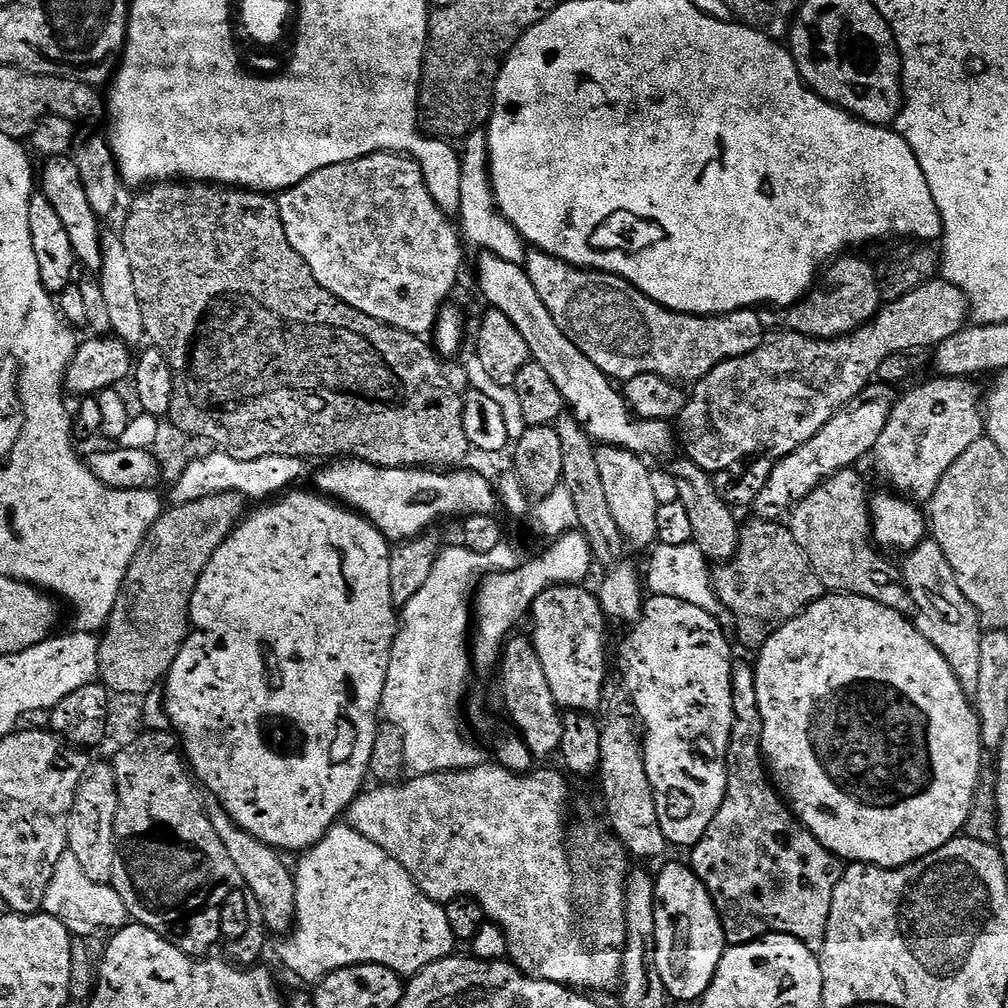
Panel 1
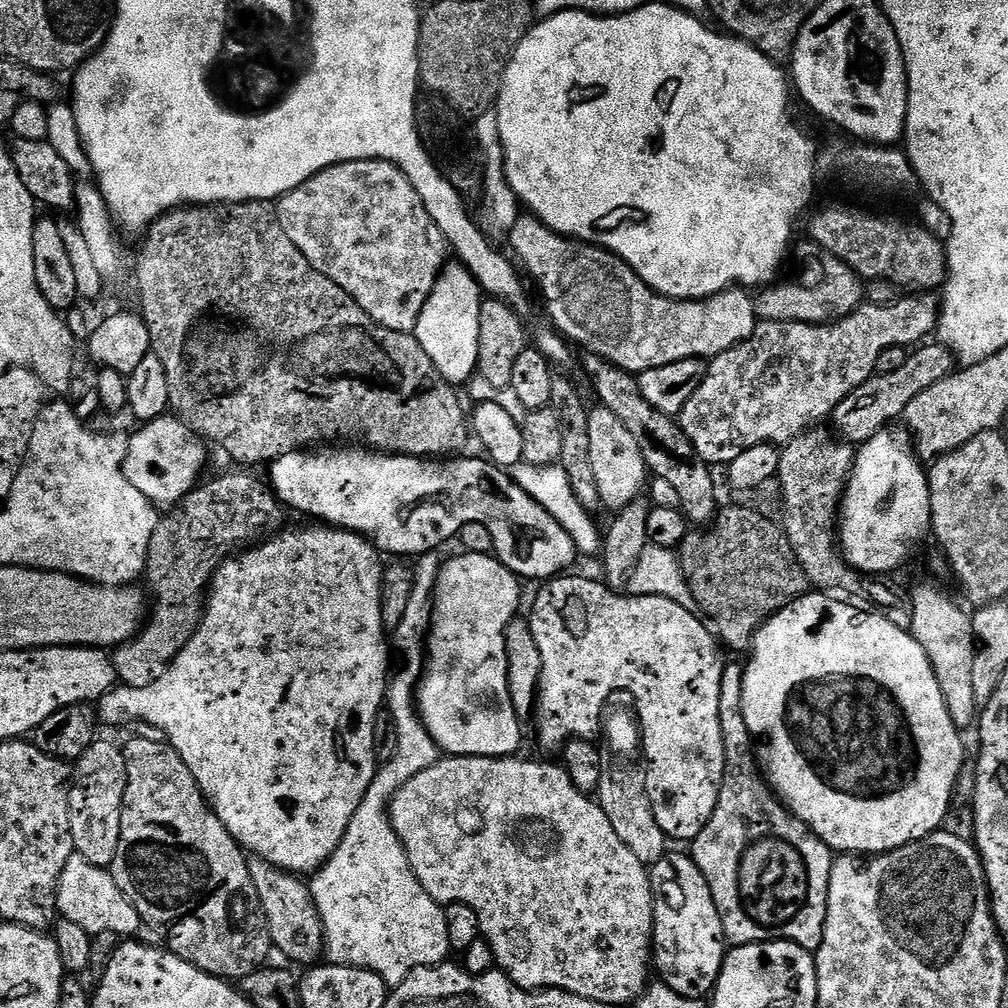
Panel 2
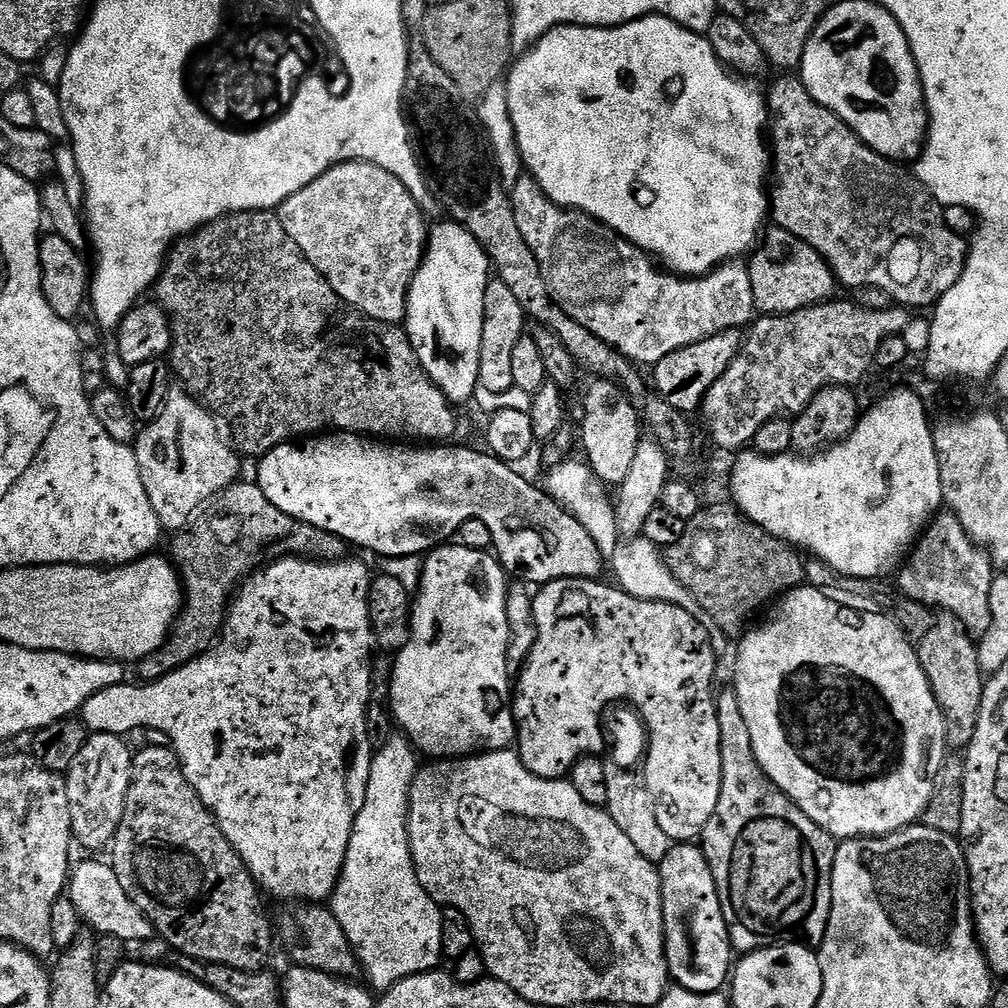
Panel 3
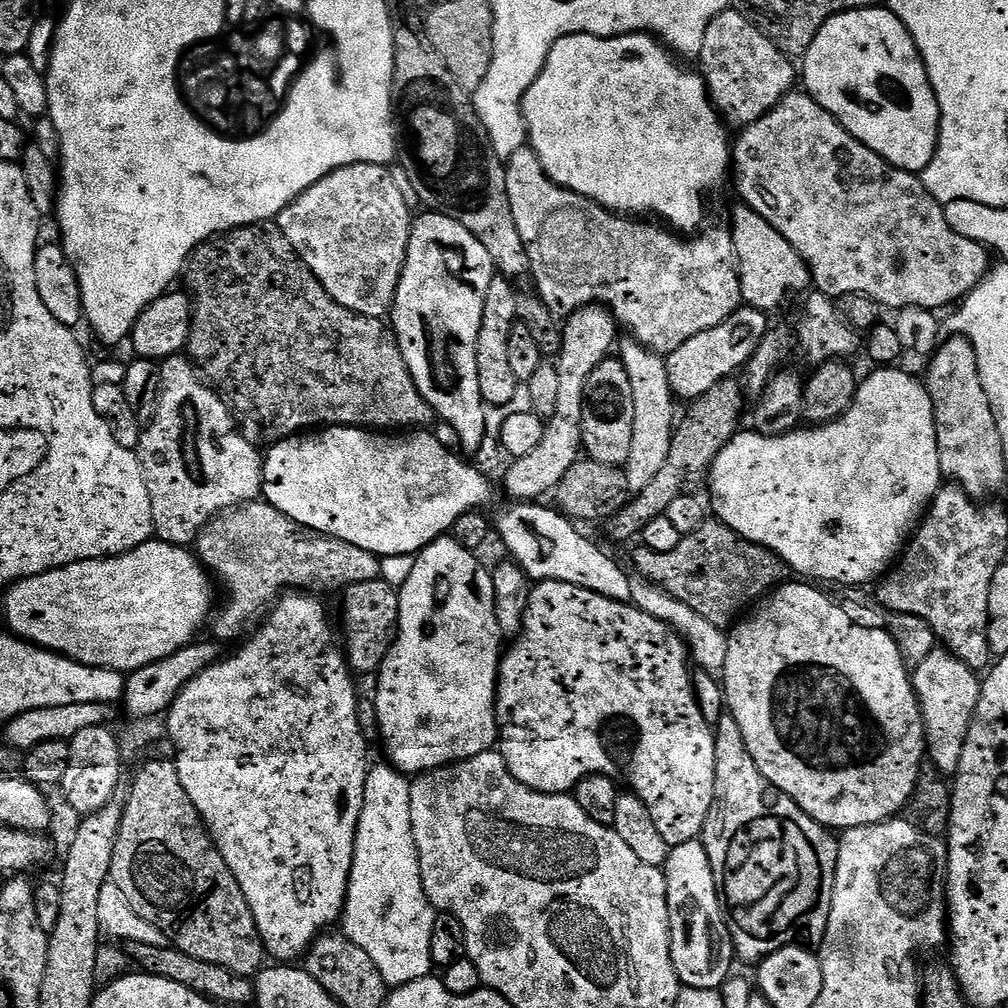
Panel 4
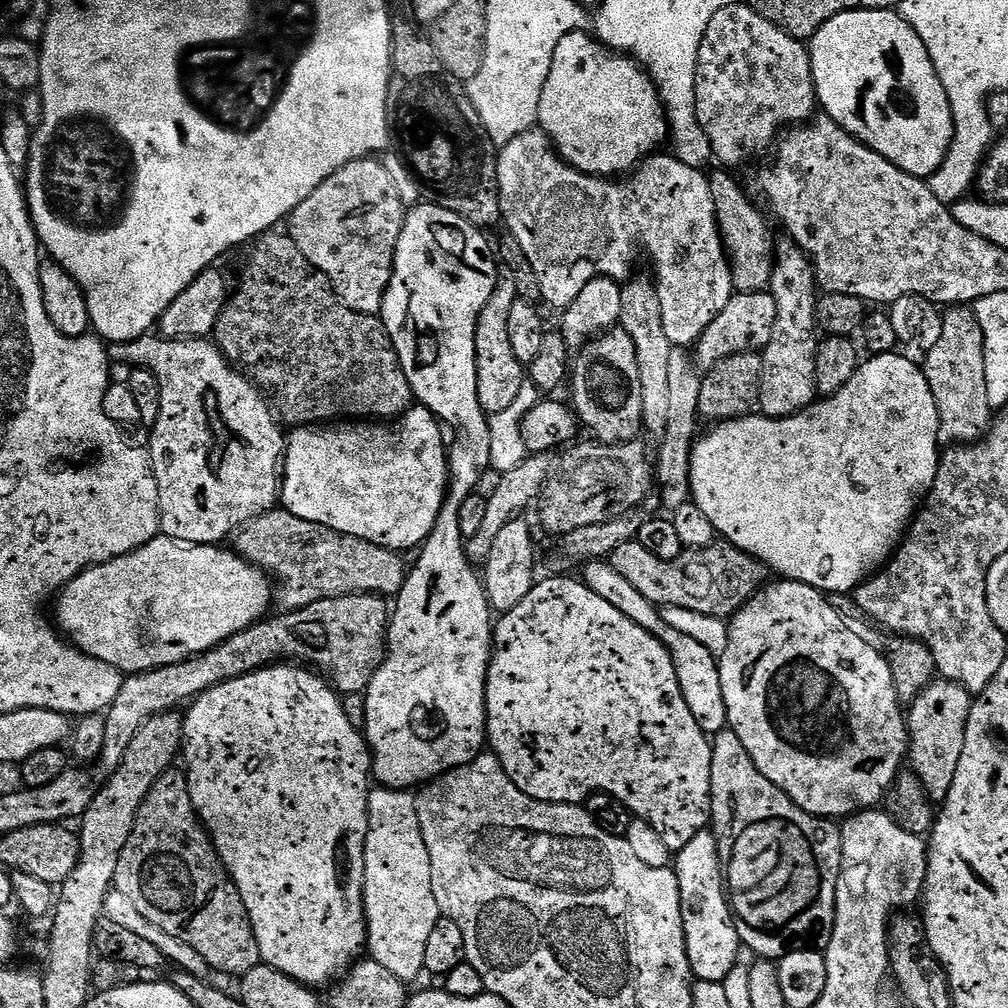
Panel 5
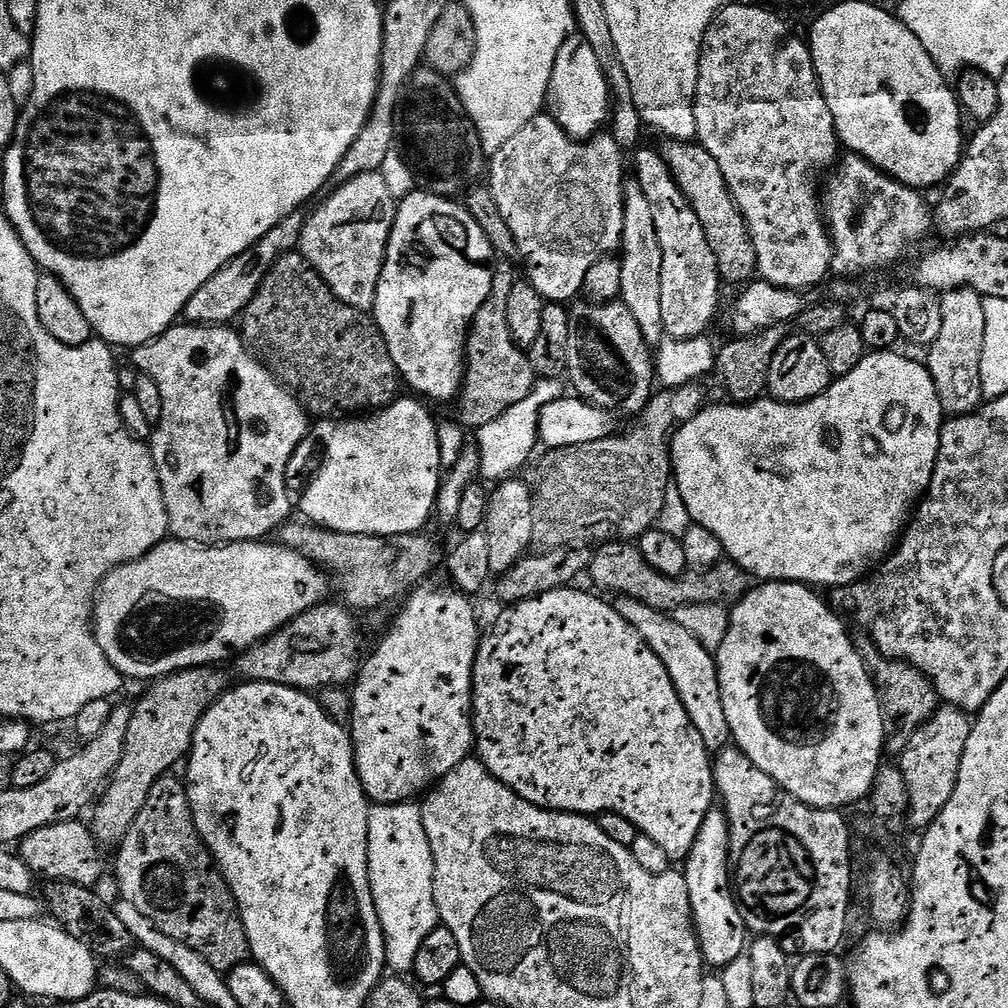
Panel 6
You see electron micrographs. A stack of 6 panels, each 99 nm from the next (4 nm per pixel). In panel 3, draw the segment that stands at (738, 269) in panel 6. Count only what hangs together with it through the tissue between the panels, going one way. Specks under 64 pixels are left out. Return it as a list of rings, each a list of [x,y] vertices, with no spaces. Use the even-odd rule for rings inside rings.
[[[776,230],[773,233],[768,245],[765,248],[757,247],[746,264],[756,312],[766,316],[785,316],[831,301],[835,297],[832,295],[838,291],[838,285],[835,274],[823,258],[810,246],[806,246],[806,242],[795,240],[788,232]]]

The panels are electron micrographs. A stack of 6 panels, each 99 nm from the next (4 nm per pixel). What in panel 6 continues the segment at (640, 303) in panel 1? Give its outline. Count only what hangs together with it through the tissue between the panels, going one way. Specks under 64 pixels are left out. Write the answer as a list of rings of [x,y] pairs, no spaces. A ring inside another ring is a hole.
[[[541,114],[535,116],[502,150],[491,153],[490,167],[486,172],[486,184],[491,188],[494,194],[494,202],[498,202],[498,210],[502,210],[502,218],[506,218],[506,226],[510,226],[510,231],[514,233],[514,242],[518,242],[518,250],[521,257],[526,261],[528,259],[528,272],[526,278],[542,294],[545,302],[572,302],[577,299],[576,295],[581,295],[586,274],[594,262],[598,262],[604,255],[612,254],[620,248],[620,239],[622,238],[622,224],[624,222],[624,186],[626,177],[624,177],[624,156],[620,143],[610,134],[597,134],[591,137],[590,142],[580,143],[572,139],[566,130],[553,118],[551,114]],[[652,154],[648,160],[646,191],[650,210],[654,210],[654,226],[658,226],[658,242],[662,242],[662,318],[665,329],[681,337],[704,336],[716,316],[722,287],[710,242],[706,242],[706,230],[702,230],[694,206],[688,204],[670,166],[666,166],[659,154]]]

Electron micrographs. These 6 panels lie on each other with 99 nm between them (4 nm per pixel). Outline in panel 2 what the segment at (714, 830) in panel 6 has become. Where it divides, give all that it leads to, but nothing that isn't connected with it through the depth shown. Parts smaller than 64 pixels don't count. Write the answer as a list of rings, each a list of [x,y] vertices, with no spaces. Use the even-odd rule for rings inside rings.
[[[687,851],[664,853],[658,863],[651,865],[652,877],[652,951],[654,968],[660,971],[659,979],[670,985],[678,994],[689,996],[695,1000],[707,997],[715,989],[716,979],[724,965],[726,941],[722,918],[718,914],[718,906],[714,906],[714,898],[710,894],[710,886],[698,870],[696,861]]]

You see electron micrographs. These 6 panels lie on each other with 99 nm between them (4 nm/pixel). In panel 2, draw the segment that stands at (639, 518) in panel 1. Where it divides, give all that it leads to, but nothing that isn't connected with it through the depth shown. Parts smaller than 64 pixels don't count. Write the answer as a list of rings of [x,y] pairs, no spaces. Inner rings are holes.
[[[596,406],[588,413],[588,433],[590,434],[590,466],[594,470],[594,479],[598,482],[600,503],[605,509],[619,510],[627,504],[641,499],[650,473],[644,464],[642,450],[634,442],[634,434],[618,422],[618,417],[602,406]]]

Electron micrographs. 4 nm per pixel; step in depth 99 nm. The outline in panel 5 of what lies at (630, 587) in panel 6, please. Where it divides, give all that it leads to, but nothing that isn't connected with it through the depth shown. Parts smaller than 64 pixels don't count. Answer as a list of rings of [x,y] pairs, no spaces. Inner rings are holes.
[[[717,538],[705,548],[685,548],[678,558],[669,560],[650,554],[650,550],[635,539],[618,546],[610,563],[626,582],[630,582],[630,586],[634,586],[634,590],[638,590],[638,594],[642,594],[642,598],[661,610],[681,608],[721,618],[731,618],[770,580],[770,570],[761,560],[723,538]]]

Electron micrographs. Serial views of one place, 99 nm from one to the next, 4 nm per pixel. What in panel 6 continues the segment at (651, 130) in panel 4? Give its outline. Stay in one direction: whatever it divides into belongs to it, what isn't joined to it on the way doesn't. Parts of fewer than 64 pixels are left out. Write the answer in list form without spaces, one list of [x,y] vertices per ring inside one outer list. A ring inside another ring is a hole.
[[[582,35],[569,36],[562,50],[558,50],[558,58],[552,67],[546,101],[547,111],[573,140],[584,142],[597,135],[603,129],[600,128],[603,124],[605,127],[609,123],[613,104],[608,83],[602,74],[602,66],[598,66],[598,58],[594,54],[594,46],[590,46],[590,42],[586,42]]]

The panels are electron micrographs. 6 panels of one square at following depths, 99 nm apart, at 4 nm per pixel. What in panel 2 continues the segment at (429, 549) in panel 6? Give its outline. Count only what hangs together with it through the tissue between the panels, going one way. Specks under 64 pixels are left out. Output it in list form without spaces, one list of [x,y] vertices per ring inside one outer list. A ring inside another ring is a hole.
[[[247,471],[228,472],[217,480],[201,483],[167,514],[161,515],[156,524],[154,538],[150,538],[148,561],[144,567],[147,587],[150,589],[154,607],[150,619],[143,629],[126,644],[121,644],[111,653],[116,679],[126,688],[145,688],[150,682],[158,682],[162,674],[174,662],[174,658],[192,640],[200,617],[204,615],[204,601],[212,575],[218,571],[225,560],[277,535],[285,527],[286,509],[276,498],[275,492],[267,483],[247,476]]]

